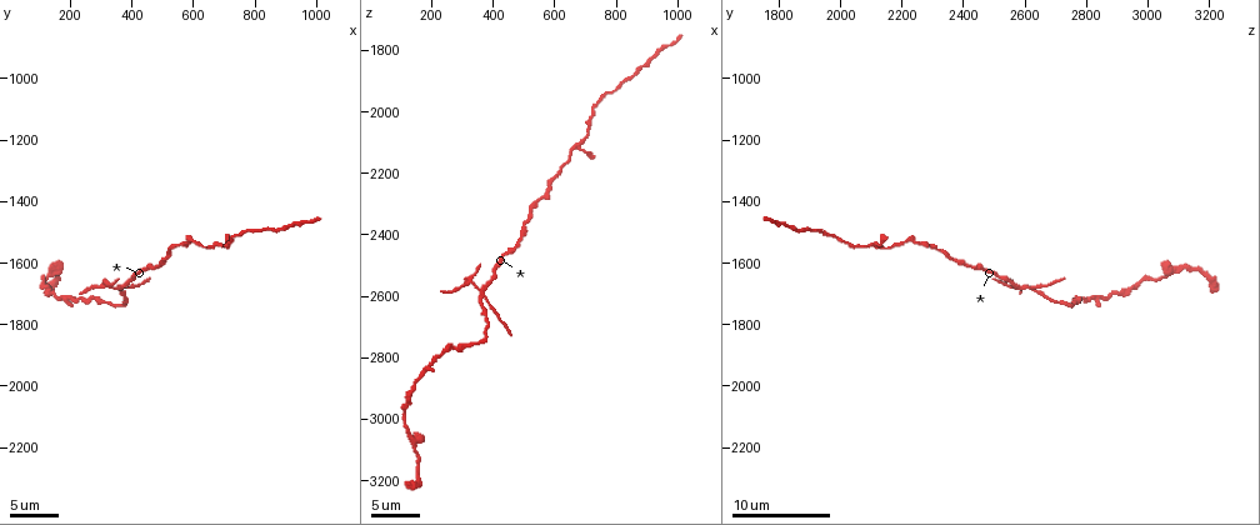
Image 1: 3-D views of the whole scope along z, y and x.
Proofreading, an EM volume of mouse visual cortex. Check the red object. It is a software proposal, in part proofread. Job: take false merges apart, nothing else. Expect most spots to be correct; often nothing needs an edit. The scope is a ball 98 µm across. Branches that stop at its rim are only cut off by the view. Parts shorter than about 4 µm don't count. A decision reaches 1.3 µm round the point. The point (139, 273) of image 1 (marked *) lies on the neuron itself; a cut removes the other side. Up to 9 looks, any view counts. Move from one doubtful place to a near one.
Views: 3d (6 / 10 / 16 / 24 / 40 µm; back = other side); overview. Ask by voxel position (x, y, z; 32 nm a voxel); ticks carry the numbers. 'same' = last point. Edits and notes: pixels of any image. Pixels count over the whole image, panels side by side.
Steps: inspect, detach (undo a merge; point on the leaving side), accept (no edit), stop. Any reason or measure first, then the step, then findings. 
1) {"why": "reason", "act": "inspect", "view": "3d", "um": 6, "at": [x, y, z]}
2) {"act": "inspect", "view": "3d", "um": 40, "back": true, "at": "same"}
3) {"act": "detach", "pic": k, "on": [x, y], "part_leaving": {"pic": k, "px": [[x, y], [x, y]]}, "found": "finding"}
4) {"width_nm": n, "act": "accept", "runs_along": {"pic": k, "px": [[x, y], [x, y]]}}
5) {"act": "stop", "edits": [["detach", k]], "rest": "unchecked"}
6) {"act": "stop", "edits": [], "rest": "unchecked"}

{"why": "narrows sharply", "act": "inspect", "view": "3d", "um": 6, "at": [240, 1720, 2800]}

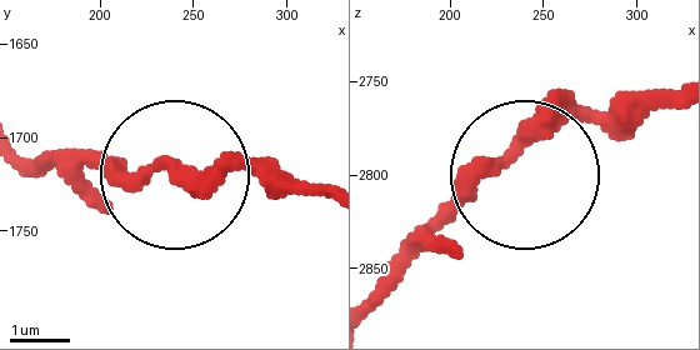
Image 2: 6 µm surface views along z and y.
{"act": "inspect", "view": "3d", "um": 6, "back": true, "at": [232, 1716, 2792]}

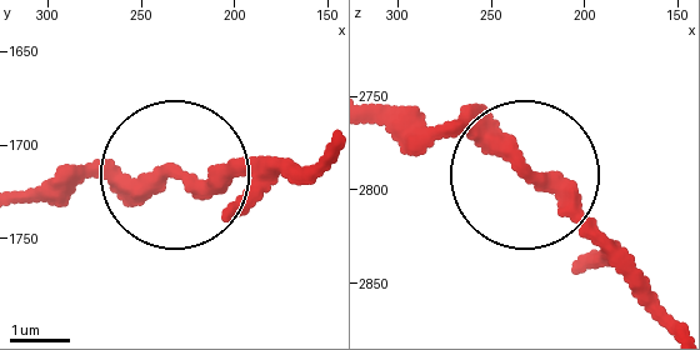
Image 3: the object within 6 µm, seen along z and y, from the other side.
{"width_nm": 280, "act": "accept", "runs_along": {"pic": 3, "px": [[25, 200], [115, 171], [319, 171]]}, "found": "all the same neuron"}

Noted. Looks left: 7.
{"why": "three-way junction", "act": "inspect", "view": "3d", "um": 6, "at": [550, 1540, 2280]}

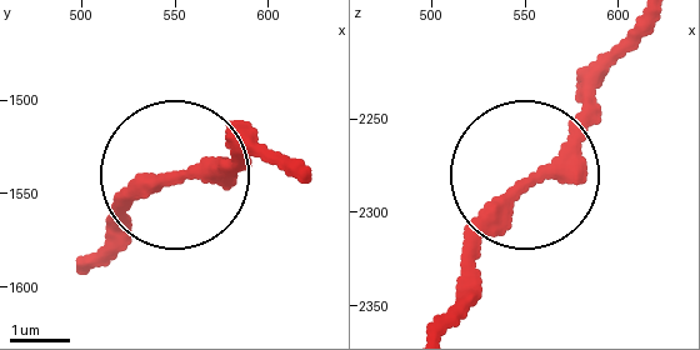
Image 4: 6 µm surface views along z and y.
{"why": "other side", "act": "inspect", "view": "3d", "um": 6, "back": true, "at": [552, 1540, 2284]}

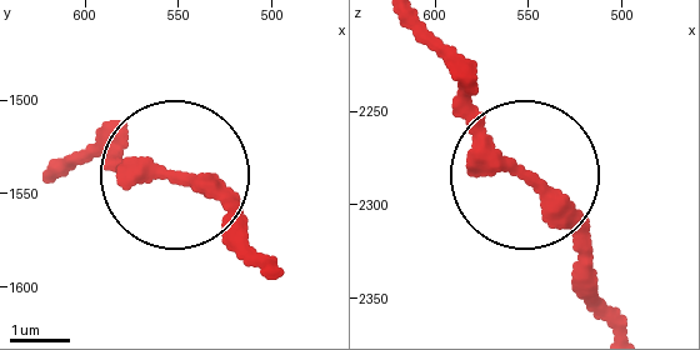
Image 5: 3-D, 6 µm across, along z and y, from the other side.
{"width_nm": 240, "act": "accept", "runs_along": {"pic": 5, "px": [[619, 320], [554, 200], [410, 26]]}, "found": "continuous, no second neuron"}

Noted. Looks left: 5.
{"why": "four-way junction", "act": "inspect", "view": "3d", "um": 16, "at": [360, 1670, 2590]}

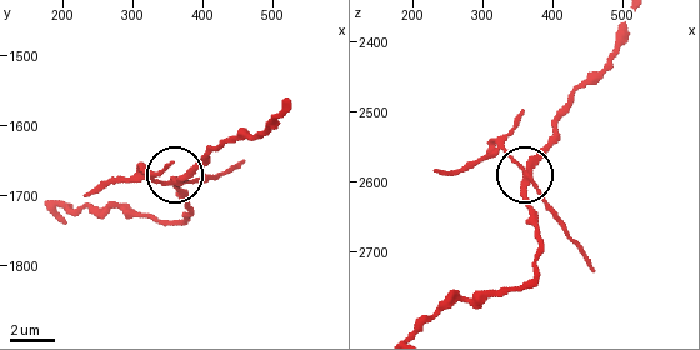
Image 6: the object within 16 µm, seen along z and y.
{"side_arm_um": 5, "act": "detach", "pic": 6, "on": [154, 179], "part_leaving": {"pic": 6, "px": [[175, 183], [199, 183], [240, 163]]}, "found": "two neurons meet here"}

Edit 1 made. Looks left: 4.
{"act": "inspect", "view": "overview"}

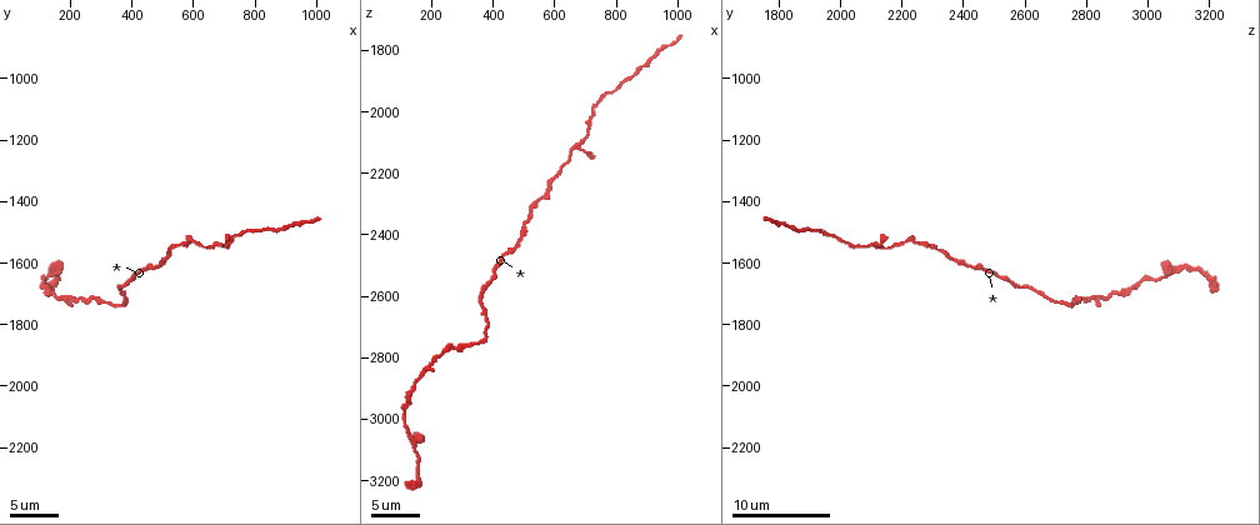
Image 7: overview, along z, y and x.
{"why": "sudden change in width", "act": "inspect", "view": "3d", "um": 6, "at": [150, 1650, 3190]}

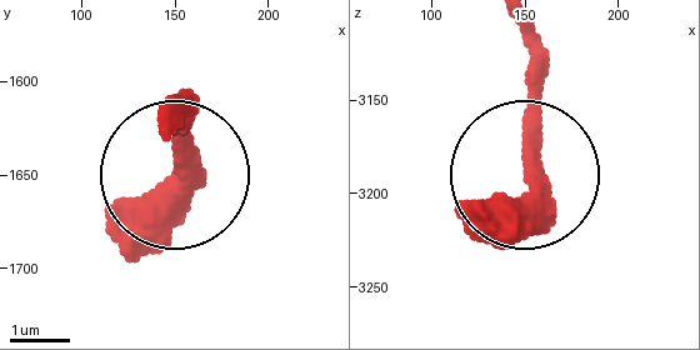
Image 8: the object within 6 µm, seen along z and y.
{"act": "inspect", "view": "3d", "um": 6, "back": true, "at": [156, 1640, 3188]}

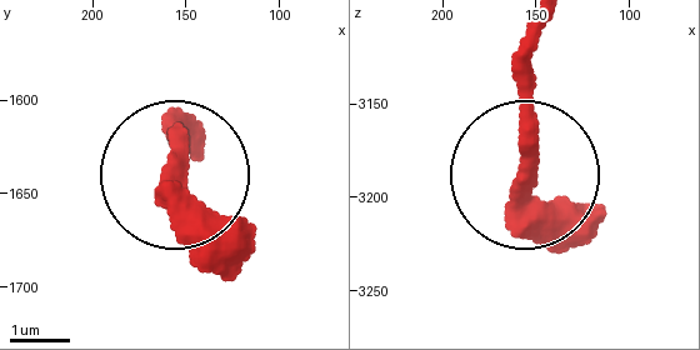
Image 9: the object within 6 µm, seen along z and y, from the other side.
{"width_nm": 340, "act": "accept", "runs_along": {"pic": 9, "px": [[541, 21], [531, 166]]}, "found": "continuous, no second neuron"}

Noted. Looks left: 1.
{"act": "stop", "edits": [["detach", 6]], "rest": "unchecked"}

